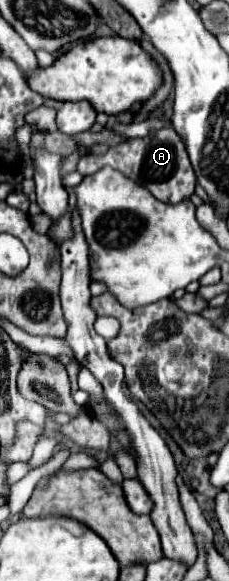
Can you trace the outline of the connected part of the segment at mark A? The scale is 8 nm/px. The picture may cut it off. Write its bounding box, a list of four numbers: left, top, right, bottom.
[78,117,196,203]

